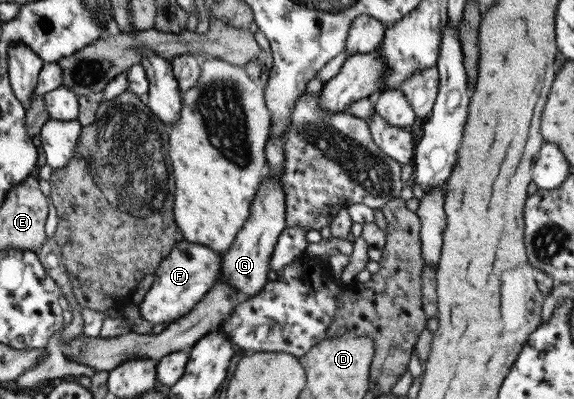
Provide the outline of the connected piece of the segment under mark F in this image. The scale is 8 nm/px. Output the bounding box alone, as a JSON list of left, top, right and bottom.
[138,241,222,324]

